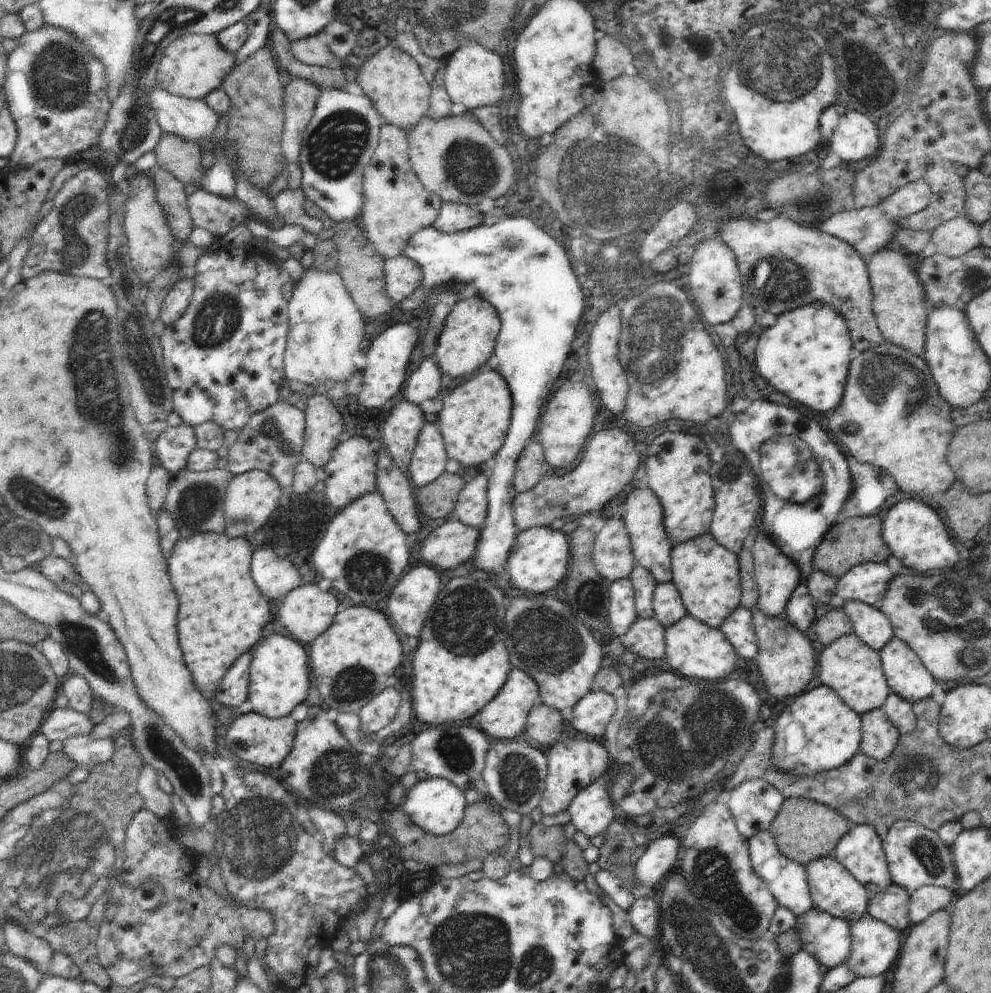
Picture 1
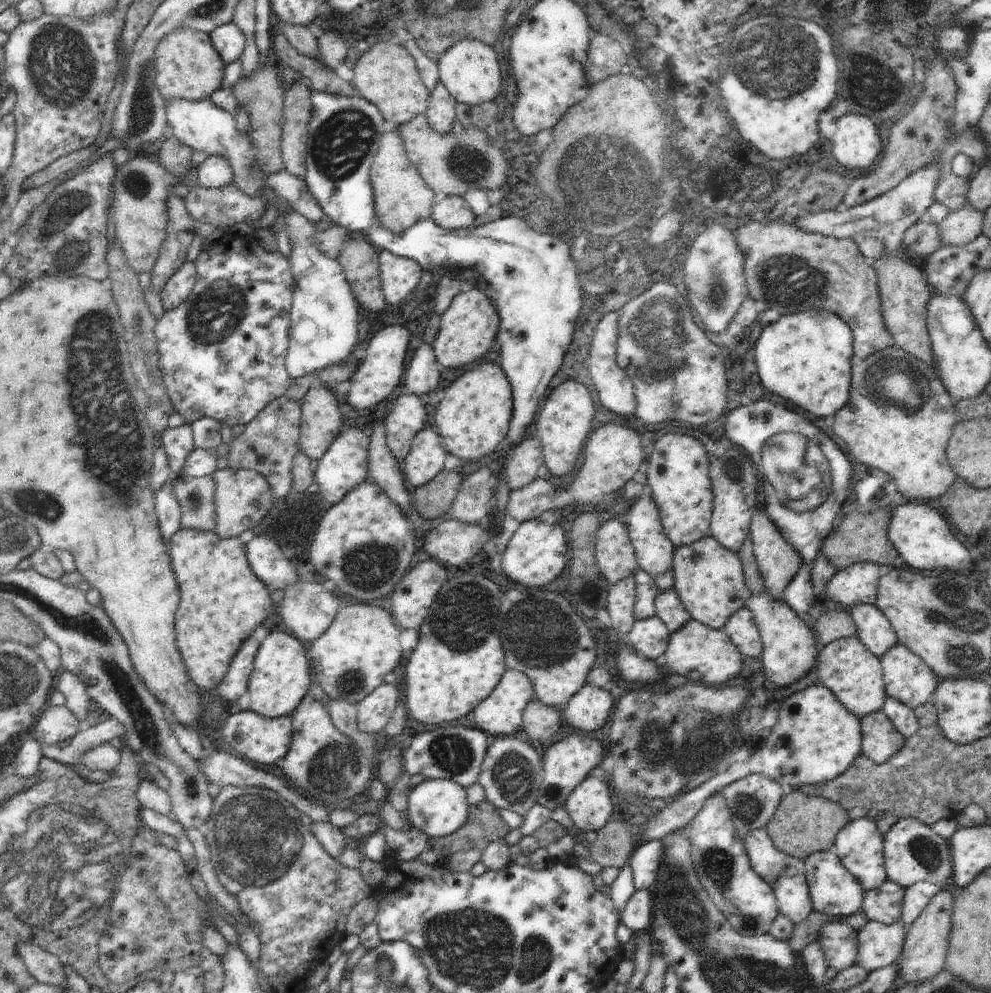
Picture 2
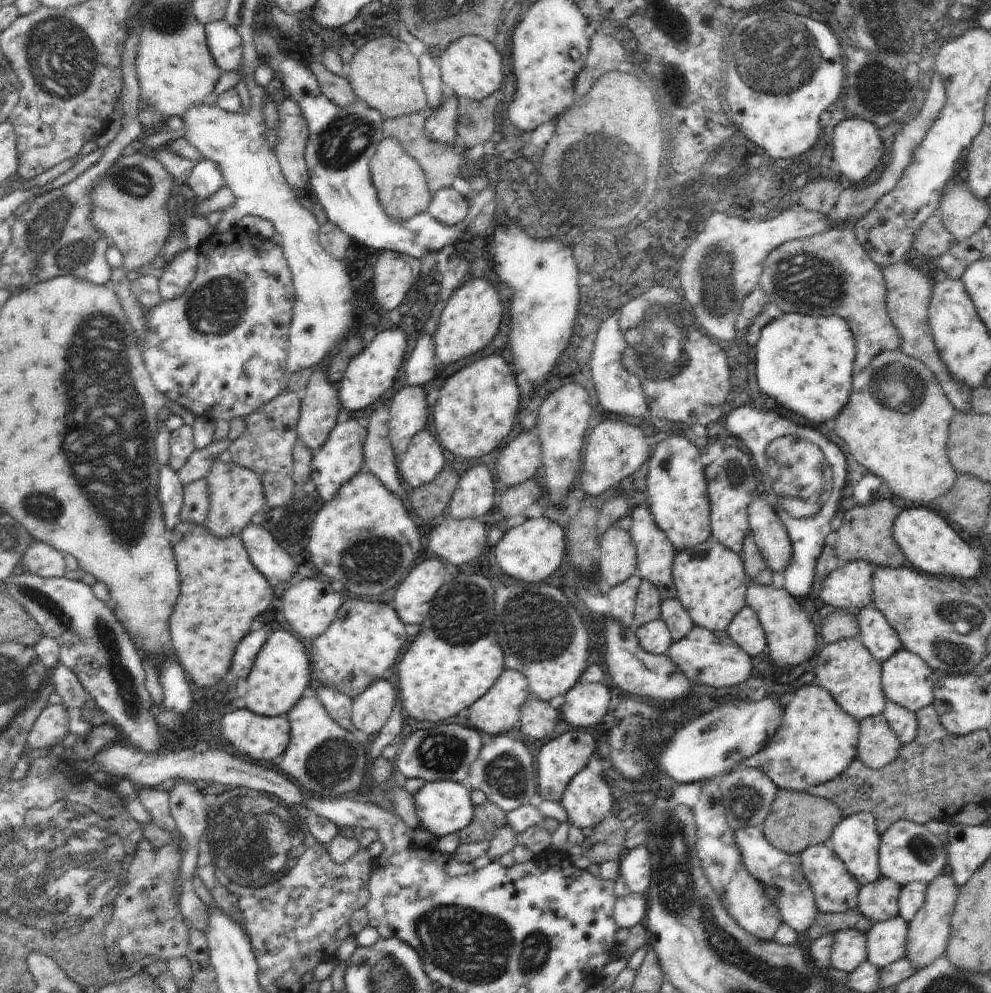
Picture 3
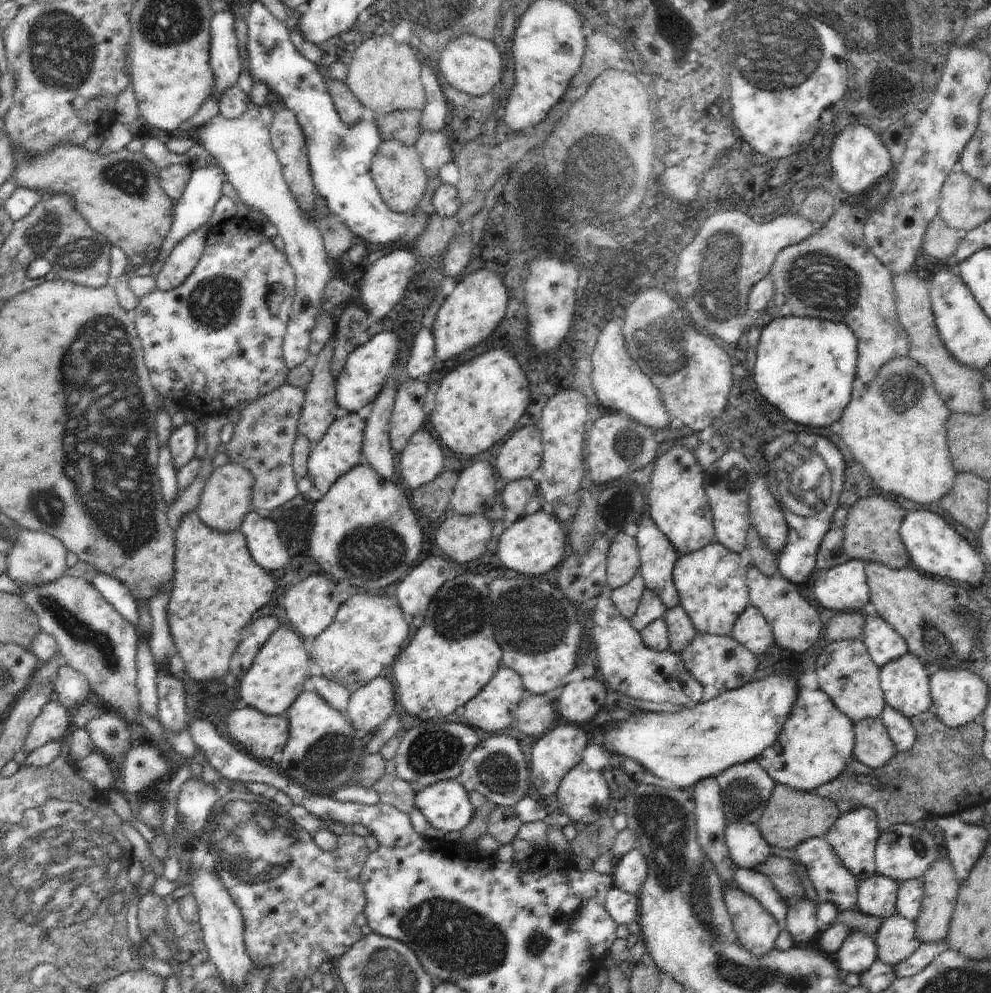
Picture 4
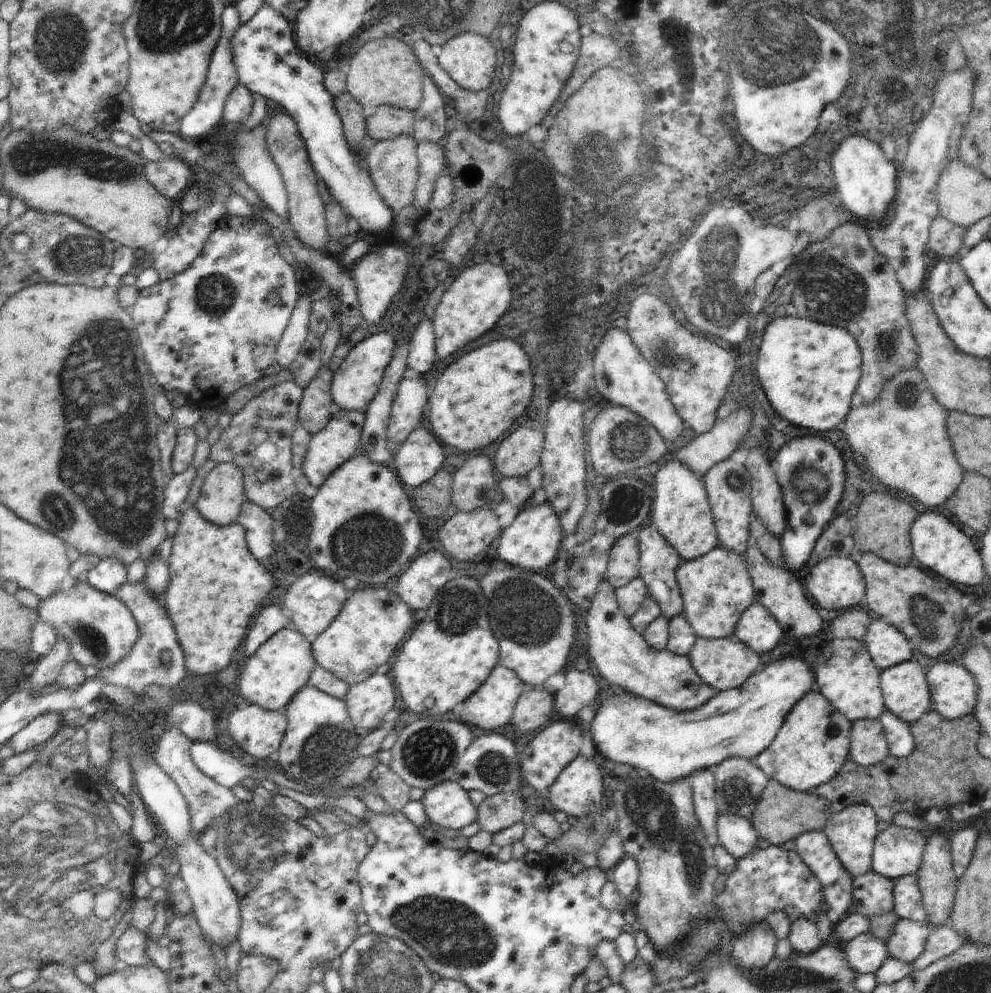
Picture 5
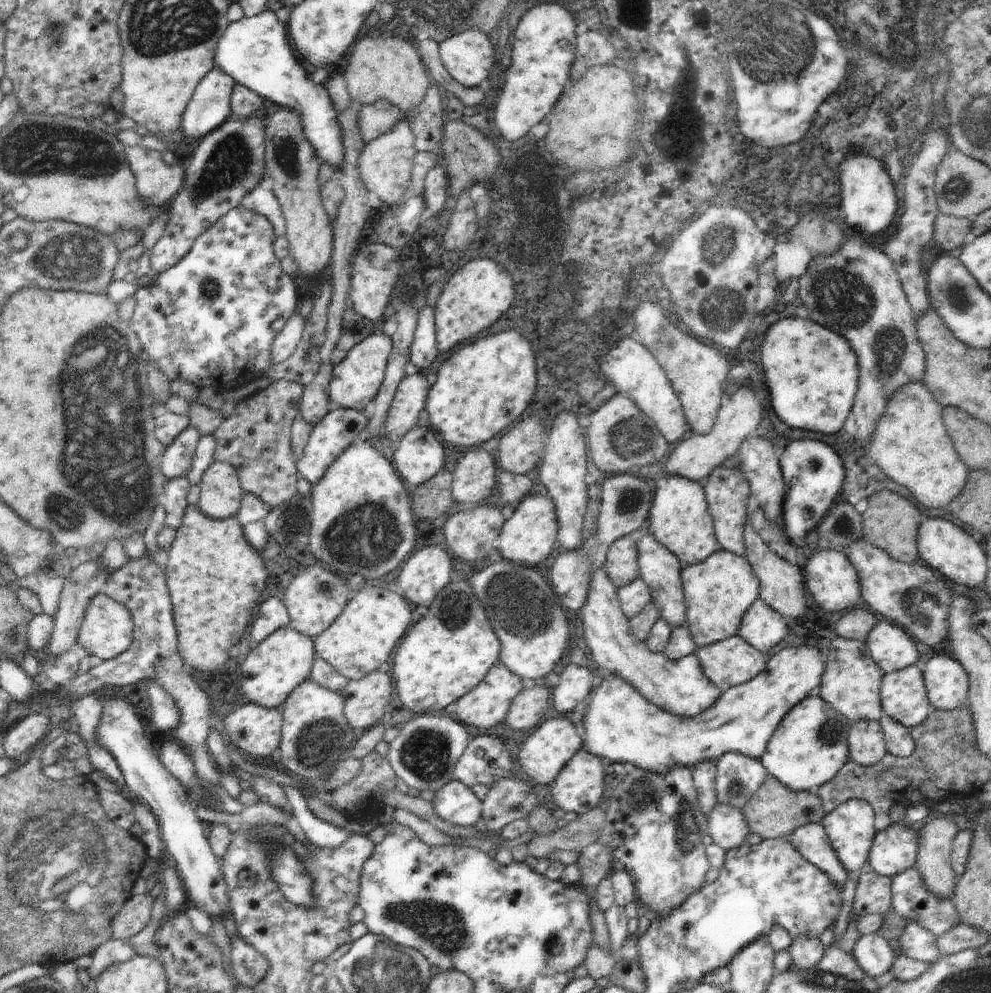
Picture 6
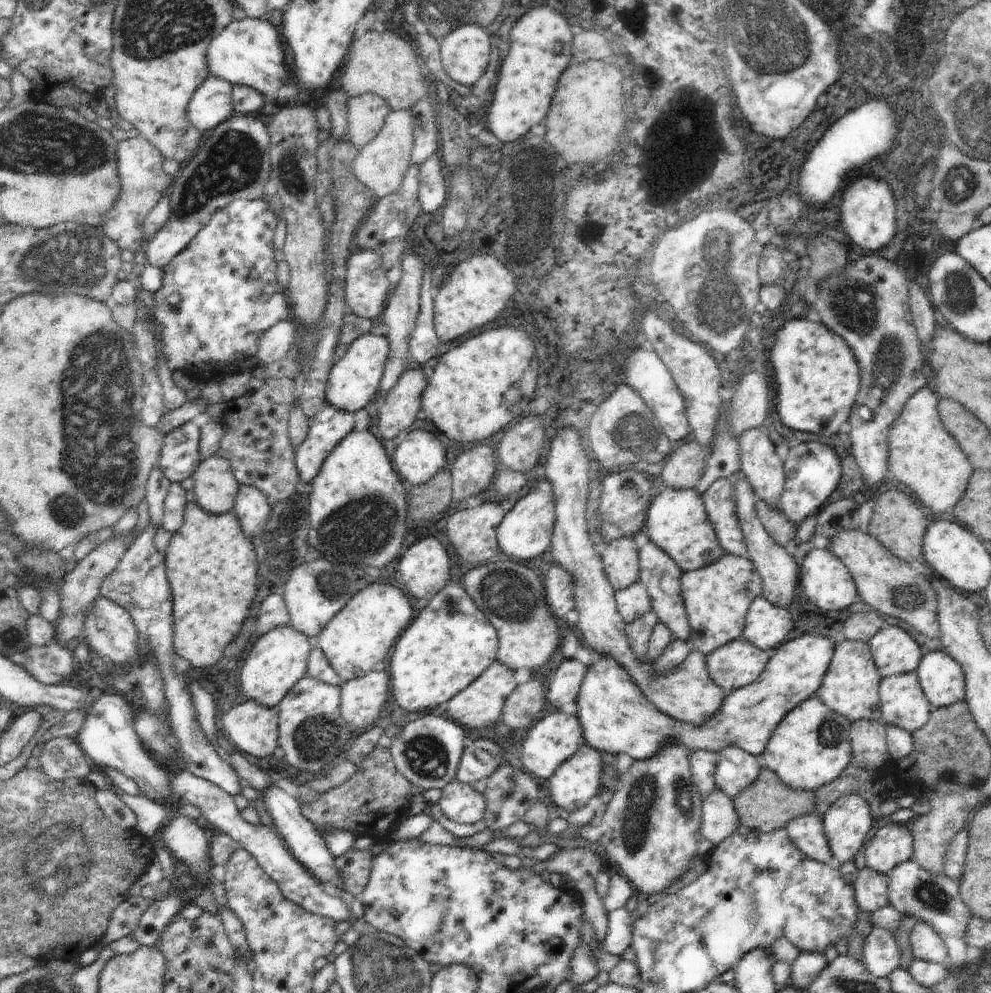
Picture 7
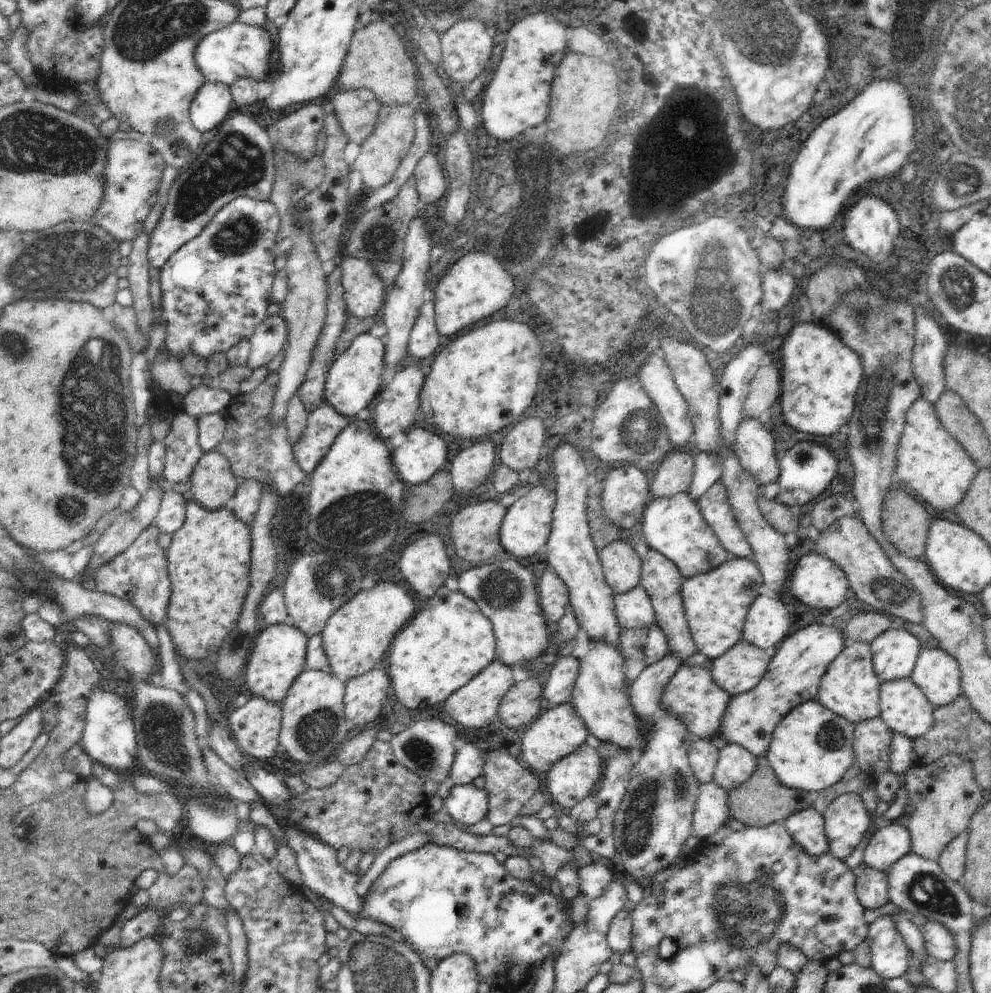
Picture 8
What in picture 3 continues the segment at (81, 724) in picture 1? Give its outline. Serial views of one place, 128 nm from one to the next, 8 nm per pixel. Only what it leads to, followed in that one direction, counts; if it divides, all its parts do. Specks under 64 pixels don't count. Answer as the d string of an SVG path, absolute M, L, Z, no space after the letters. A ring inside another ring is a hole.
M63 703L44 707L30 729L27 744L31 748L49 748L60 745L70 732L71 718Z

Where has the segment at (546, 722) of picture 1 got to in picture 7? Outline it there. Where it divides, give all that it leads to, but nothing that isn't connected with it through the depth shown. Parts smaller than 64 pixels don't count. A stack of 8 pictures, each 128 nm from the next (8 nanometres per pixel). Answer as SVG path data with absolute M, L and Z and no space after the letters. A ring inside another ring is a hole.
M536 675L525 684L516 685L512 694L506 699L500 719L506 726L509 726L512 731L531 728L533 724L539 720L538 714L542 712L542 708L544 708L547 700L546 688L542 685L543 682L543 679Z

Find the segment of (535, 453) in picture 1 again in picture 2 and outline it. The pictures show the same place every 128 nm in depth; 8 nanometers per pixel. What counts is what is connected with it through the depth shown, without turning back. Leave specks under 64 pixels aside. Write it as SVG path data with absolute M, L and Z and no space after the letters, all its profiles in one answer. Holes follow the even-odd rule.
M536 436L524 440L512 450L507 466L507 485L511 491L528 486L544 471L543 448Z

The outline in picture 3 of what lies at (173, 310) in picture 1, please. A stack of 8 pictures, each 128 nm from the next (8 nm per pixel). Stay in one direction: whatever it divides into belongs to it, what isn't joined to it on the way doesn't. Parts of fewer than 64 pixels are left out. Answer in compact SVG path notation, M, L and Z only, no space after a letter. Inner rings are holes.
M197 250L183 251L166 266L159 278L159 291L164 301L180 298L188 290L197 271Z

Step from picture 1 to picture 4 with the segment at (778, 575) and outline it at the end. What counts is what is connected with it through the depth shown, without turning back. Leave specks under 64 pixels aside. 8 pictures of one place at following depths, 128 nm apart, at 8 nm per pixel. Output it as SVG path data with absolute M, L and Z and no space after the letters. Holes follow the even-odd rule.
M758 475L749 490L751 526L756 526L760 540L776 556L784 550L789 531L781 502L774 498L768 488L769 476Z

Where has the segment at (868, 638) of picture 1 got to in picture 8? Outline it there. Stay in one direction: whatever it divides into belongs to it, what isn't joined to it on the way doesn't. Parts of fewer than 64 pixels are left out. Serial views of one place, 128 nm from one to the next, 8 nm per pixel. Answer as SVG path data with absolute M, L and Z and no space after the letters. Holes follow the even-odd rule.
M889 628L871 642L871 651L874 672L883 683L910 677L922 648L910 632Z

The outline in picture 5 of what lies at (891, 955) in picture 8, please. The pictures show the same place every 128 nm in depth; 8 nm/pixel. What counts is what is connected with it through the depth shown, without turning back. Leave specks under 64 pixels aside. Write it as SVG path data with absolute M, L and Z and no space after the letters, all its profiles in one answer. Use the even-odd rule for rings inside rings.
M870 931L859 934L856 938L847 942L843 947L843 953L847 963L860 975L868 974L868 972L875 973L889 957L885 941L876 938Z

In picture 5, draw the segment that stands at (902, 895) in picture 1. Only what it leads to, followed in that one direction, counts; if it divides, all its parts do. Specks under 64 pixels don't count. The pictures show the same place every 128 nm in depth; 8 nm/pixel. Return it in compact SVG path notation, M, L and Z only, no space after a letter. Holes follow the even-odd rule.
M870 869L865 875L853 879L852 912L860 913L867 919L874 915L885 915L893 910L893 888L895 881Z

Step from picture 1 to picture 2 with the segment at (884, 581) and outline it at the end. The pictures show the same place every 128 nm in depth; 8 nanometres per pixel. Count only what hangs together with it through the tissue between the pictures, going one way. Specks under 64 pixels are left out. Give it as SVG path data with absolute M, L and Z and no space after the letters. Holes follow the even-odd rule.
M858 563L836 573L827 584L828 598L851 610L857 604L874 605L880 580L880 565Z

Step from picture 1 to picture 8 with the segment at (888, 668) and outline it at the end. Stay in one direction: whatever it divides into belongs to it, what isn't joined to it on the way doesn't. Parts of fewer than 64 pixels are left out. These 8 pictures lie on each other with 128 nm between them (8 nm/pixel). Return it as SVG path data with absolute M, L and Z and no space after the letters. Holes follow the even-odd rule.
M904 677L893 681L881 683L879 688L880 718L891 728L894 733L903 734L912 740L923 735L935 724L933 705L920 690L920 687L912 680L912 677Z

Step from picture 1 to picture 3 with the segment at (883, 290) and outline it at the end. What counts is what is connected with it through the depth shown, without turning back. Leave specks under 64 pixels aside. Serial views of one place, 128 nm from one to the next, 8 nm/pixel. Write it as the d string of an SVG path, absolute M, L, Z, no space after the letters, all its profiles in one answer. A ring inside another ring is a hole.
M907 259L885 266L881 271L883 272L887 288L887 311L892 324L898 329L899 335L901 336L899 349L904 354L920 359L930 368L938 379L942 390L946 393L948 400L950 400L956 409L956 412L970 410L969 400L971 398L972 388L964 383L959 383L953 378L945 362L941 359L934 342L934 335L929 323L929 304L934 283L924 277L921 271L910 267Z

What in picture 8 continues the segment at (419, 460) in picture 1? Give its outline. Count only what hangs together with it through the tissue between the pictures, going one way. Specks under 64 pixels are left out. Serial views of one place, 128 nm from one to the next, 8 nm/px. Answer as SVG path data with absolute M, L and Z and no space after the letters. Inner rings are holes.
M412 429L406 433L406 442L391 454L393 469L402 482L424 484L445 468L447 443L442 436L425 429Z

